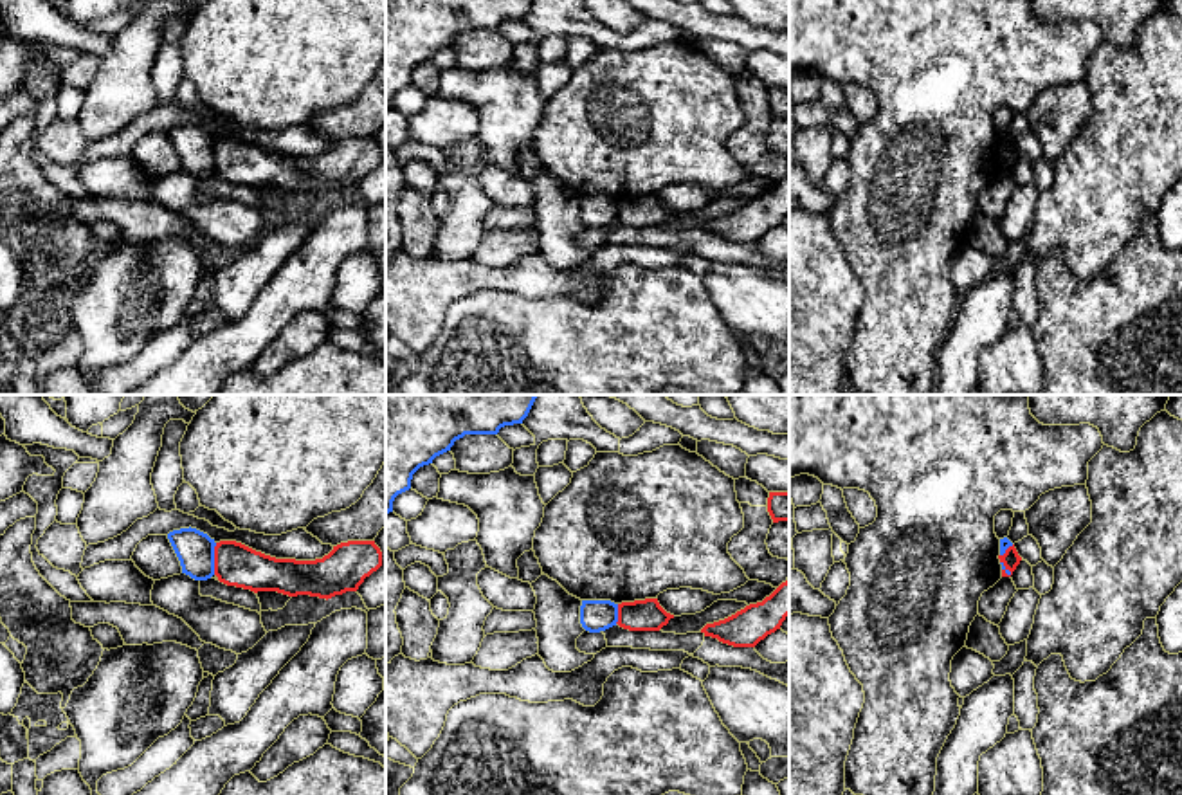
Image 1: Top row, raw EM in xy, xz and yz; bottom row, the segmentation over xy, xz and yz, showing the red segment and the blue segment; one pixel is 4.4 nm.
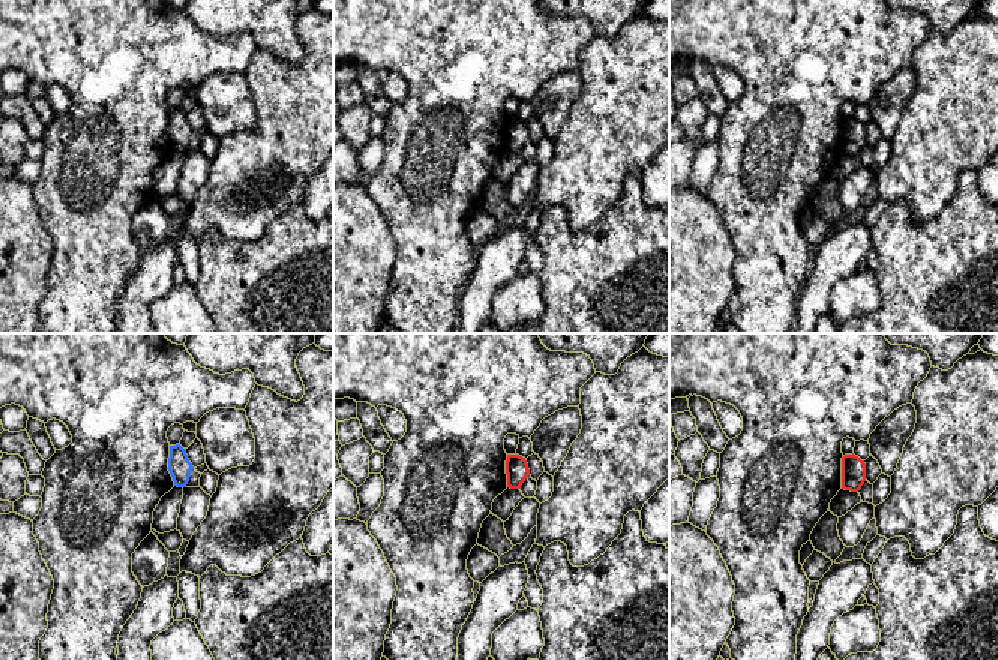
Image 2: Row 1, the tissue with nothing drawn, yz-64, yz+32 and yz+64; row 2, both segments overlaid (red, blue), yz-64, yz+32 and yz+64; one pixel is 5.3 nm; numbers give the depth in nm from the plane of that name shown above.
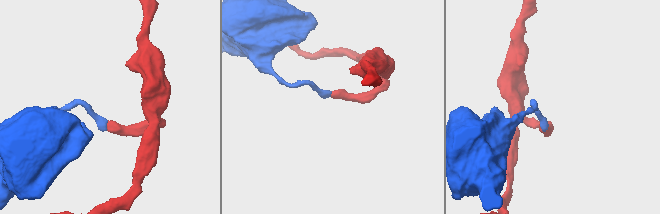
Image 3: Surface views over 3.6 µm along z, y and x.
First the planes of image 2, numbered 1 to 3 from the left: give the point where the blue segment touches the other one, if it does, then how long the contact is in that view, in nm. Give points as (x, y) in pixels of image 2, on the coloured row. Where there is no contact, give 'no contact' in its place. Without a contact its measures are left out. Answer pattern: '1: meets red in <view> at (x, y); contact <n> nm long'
1: no contact
2: no contact
3: no contact

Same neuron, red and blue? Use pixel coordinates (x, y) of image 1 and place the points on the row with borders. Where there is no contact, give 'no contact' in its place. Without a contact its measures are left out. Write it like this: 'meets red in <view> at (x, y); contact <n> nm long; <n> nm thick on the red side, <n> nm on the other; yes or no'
meets red in xy at (215, 559); contact 140 nm long; 190 nm thick on the red side, 170 nm on the other; no

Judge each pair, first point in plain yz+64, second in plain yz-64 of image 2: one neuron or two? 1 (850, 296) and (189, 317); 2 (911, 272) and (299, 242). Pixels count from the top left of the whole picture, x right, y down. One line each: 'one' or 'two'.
1: one
2: one

